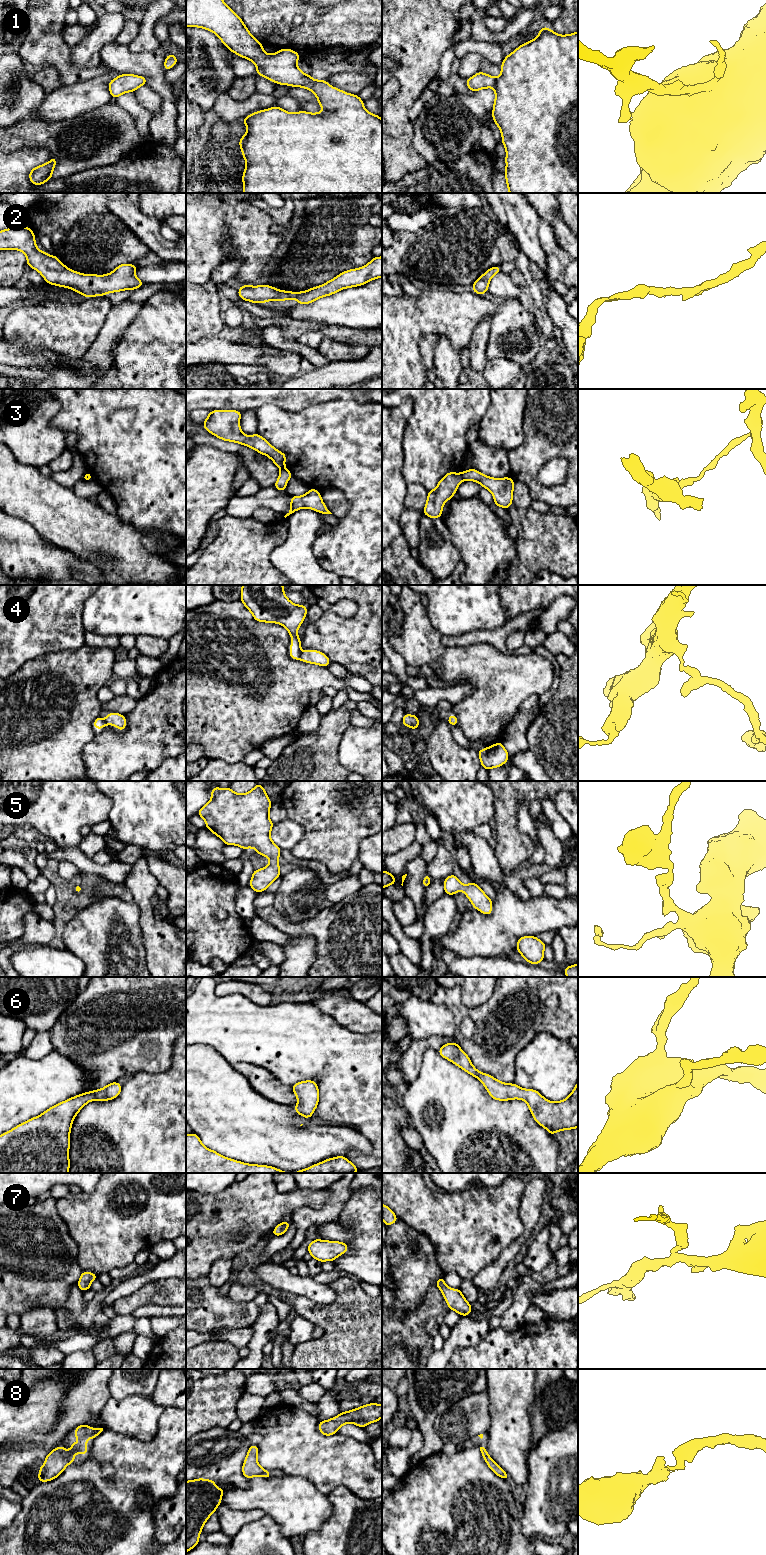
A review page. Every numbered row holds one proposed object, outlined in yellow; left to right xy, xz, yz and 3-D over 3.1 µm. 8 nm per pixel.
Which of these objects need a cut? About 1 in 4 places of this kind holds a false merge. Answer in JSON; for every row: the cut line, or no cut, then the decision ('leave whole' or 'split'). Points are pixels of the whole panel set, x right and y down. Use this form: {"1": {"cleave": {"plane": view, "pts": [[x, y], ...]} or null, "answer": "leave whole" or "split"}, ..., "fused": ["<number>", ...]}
{"1": {"cleave": null, "answer": "leave whole"}, "2": {"cleave": null, "answer": "leave whole"}, "3": {"cleave": {"plane": "yz", "pts": [[461, 473], [463, 479]]}, "answer": "split"}, "4": {"cleave": null, "answer": "leave whole"}, "5": {"cleave": null, "answer": "leave whole"}, "6": {"cleave": null, "answer": "leave whole"}, "7": {"cleave": null, "answer": "leave whole"}, "8": {"cleave": null, "answer": "leave whole"}, "fused": ["3"]}

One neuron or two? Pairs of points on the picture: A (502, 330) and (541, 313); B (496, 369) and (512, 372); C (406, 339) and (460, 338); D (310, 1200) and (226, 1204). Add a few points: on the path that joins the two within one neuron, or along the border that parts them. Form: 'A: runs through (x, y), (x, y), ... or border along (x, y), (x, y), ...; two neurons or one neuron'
A: border along (532, 314), (535, 326), (542, 338); two neurons
B: runs through (500, 372), (508, 372); one neuron
C: runs through (419, 326), (421, 324), (447, 325); one neuron
D: runs through (289, 1202), (283, 1204), (247, 1204); one neuron

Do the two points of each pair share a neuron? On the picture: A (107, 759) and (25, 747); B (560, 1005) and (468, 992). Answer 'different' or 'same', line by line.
A: different
B: different

